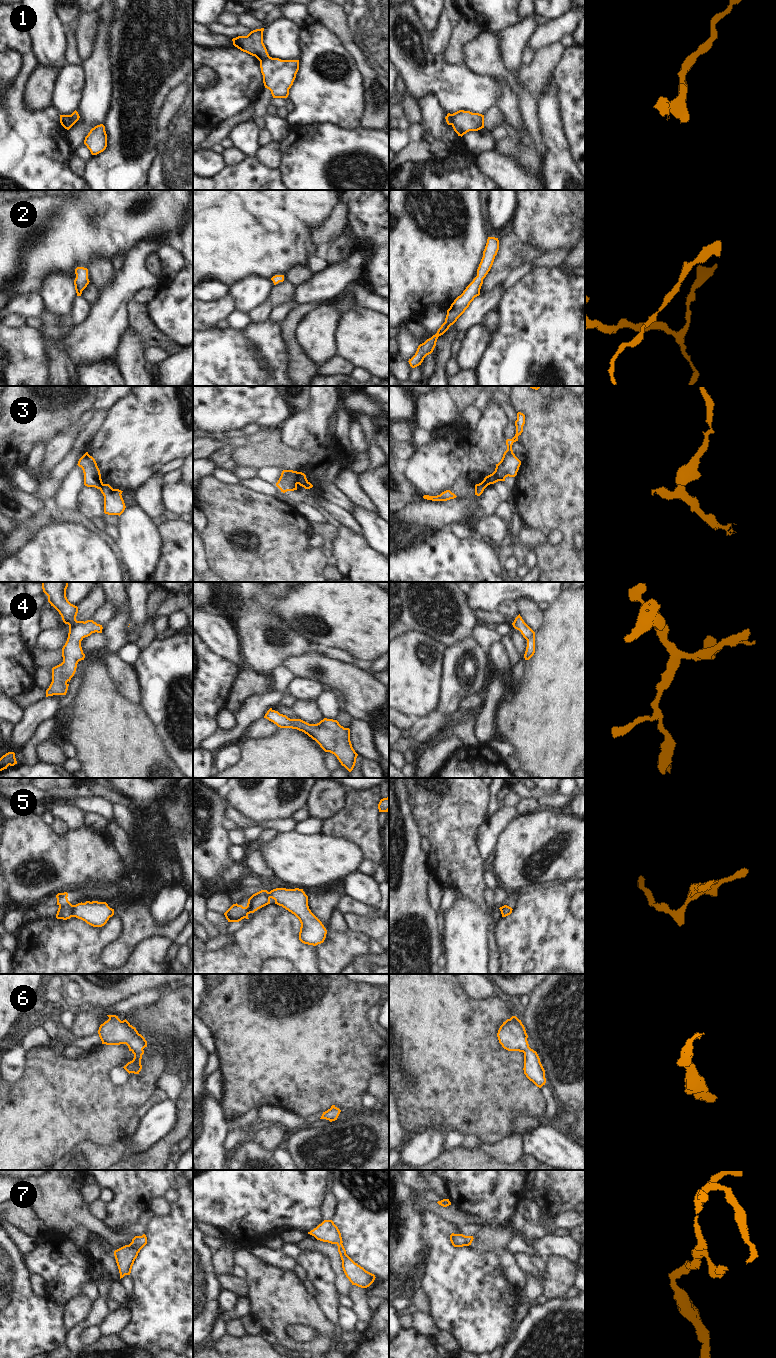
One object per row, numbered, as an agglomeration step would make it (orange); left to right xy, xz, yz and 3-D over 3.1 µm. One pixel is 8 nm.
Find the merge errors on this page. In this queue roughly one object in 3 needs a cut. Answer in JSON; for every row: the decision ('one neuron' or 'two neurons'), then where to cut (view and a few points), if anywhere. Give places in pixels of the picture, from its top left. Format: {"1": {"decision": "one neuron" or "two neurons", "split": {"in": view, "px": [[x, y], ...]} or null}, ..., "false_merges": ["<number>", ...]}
{"1": {"decision": "two neurons", "split": {"in": "xy", "px": [[69, 115], [71, 126]]}}, "2": {"decision": "one neuron", "split": null}, "3": {"decision": "two neurons", "split": {"in": "xz", "px": [[299, 472], [297, 483]]}}, "4": {"decision": "one neuron", "split": null}, "5": {"decision": "two neurons", "split": {"in": "xy", "px": [[74, 905], [72, 916]]}}, "6": {"decision": "one neuron", "split": null}, "7": {"decision": "one neuron", "split": null}, "false_merges": ["1", "3", "5"]}

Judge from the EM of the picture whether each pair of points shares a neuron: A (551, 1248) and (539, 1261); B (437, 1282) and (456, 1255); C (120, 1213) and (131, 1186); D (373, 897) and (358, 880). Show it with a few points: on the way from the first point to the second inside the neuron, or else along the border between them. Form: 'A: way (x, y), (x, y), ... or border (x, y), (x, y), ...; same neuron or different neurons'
A: border (540, 1255), (546, 1256); different neurons
B: way (444, 1275), (456, 1262); same neuron
C: way (126, 1206), (131, 1199), (131, 1193); same neuron
D: way (369, 893), (360, 884); same neuron

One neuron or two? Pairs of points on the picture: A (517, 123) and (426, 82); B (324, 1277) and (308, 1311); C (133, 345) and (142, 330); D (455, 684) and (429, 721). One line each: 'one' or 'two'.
A: one
B: two
C: two
D: one

